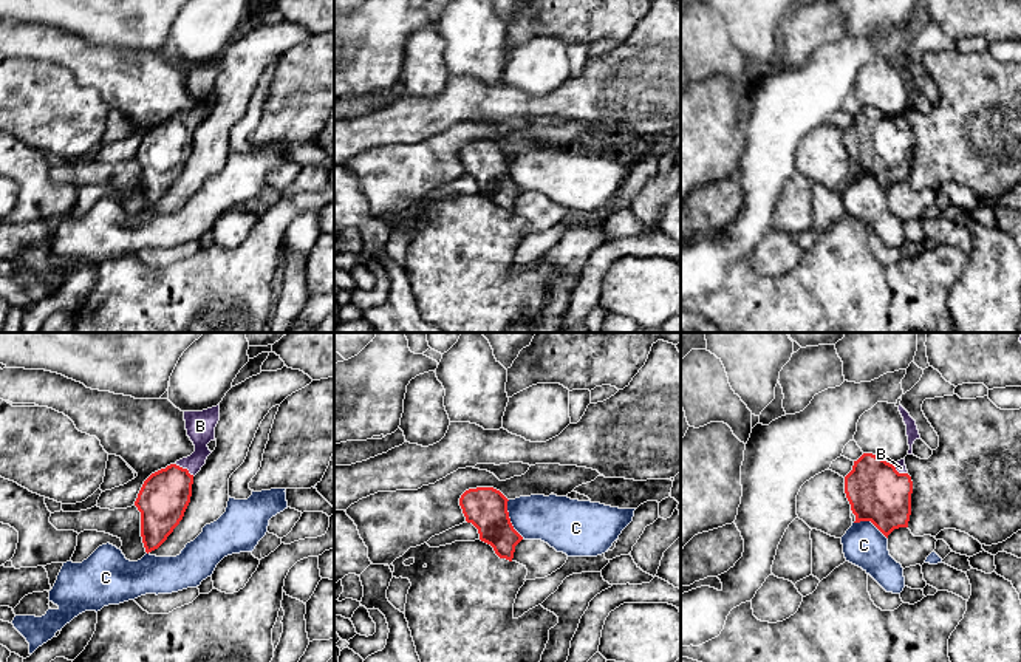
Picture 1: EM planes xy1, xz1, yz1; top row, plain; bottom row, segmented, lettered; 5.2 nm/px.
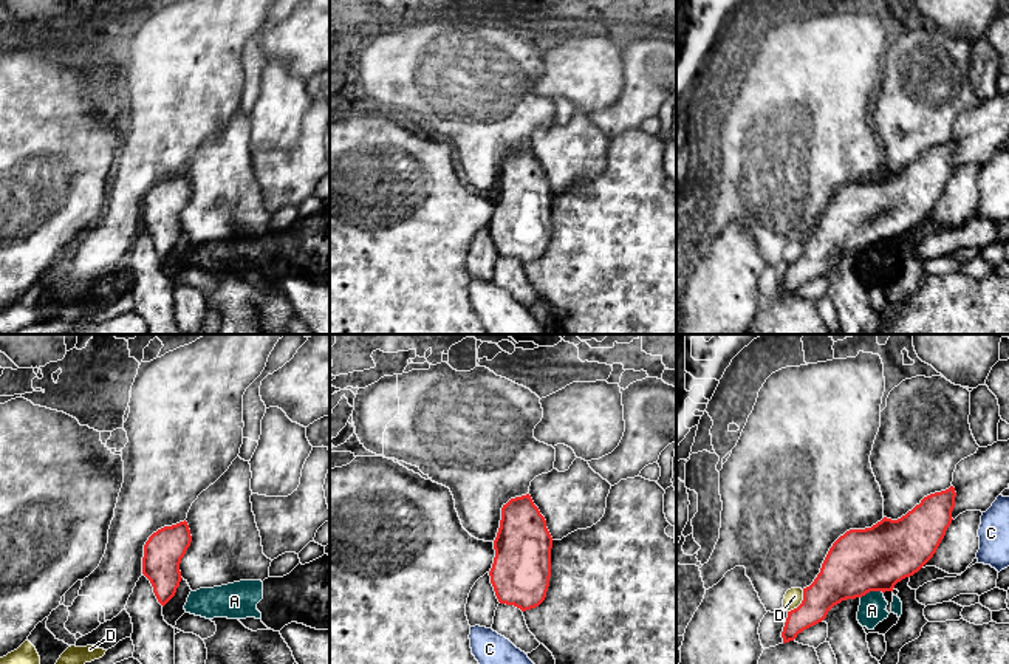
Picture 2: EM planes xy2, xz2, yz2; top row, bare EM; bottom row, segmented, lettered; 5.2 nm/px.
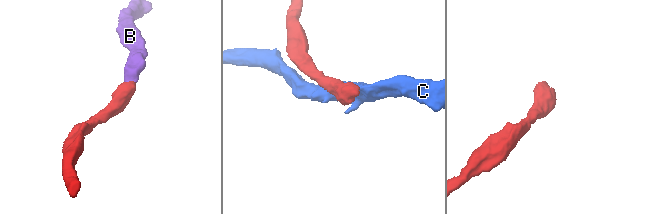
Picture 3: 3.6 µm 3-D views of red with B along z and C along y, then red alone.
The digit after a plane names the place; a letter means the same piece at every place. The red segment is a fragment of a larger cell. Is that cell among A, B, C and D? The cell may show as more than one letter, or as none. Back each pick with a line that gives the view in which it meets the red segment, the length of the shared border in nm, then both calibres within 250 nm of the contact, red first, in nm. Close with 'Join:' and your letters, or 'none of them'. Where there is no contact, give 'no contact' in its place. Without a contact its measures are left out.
B: xy1 | 120 nm | 260/150 nm
Join: B

